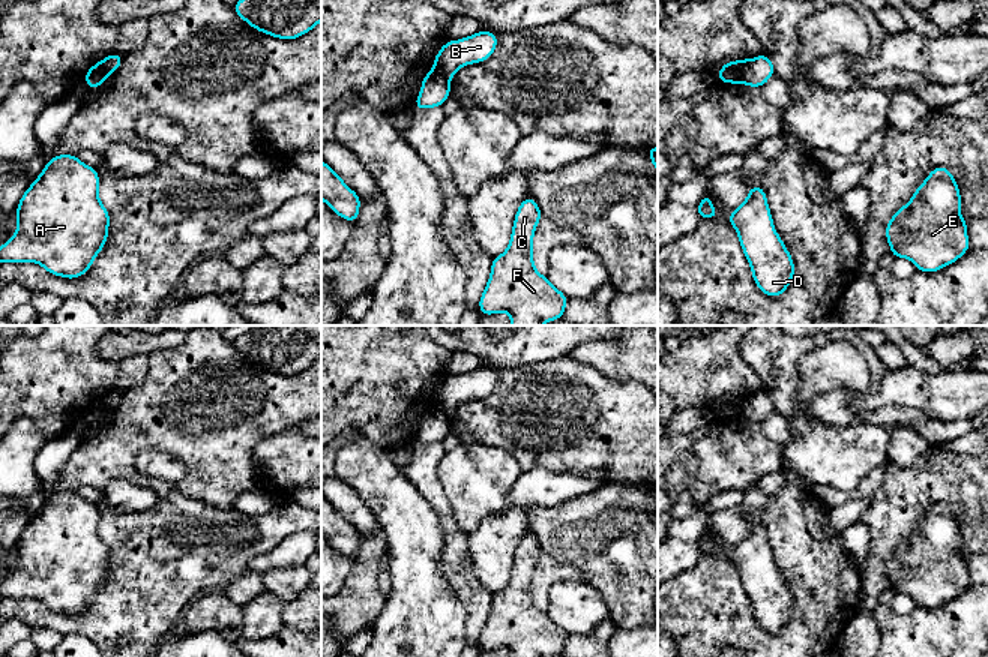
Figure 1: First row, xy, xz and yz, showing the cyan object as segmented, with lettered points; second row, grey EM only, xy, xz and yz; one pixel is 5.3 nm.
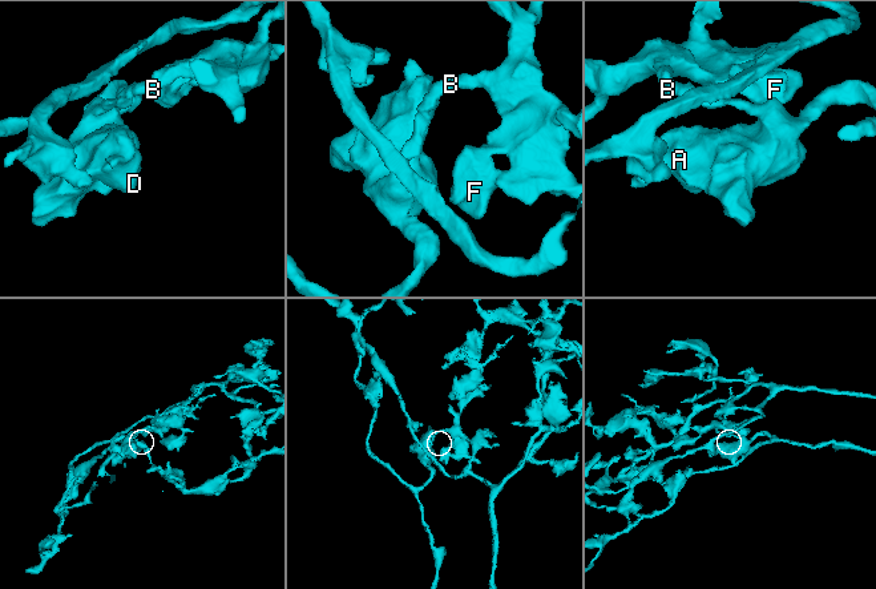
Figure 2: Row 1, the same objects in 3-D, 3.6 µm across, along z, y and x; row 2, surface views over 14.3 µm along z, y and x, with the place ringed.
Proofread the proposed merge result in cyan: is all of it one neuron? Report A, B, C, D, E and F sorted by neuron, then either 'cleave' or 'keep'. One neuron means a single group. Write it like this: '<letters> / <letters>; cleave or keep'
A D E / B C F; cleave

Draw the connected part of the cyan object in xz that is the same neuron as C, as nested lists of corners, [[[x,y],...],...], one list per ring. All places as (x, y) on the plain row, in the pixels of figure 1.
[[[524,534],[515,549],[506,586],[492,594],[479,648],[508,648],[511,657],[554,657],[563,654],[568,633],[542,612],[533,597],[533,572],[542,549],[533,534]]]

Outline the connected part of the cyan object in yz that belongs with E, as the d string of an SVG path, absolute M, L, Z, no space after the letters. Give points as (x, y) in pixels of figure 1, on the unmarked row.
M935 502L911 536L886 560L886 576L895 594L910 596L917 608L934 609L958 597L968 585L967 555L959 550L961 528L946 502Z

